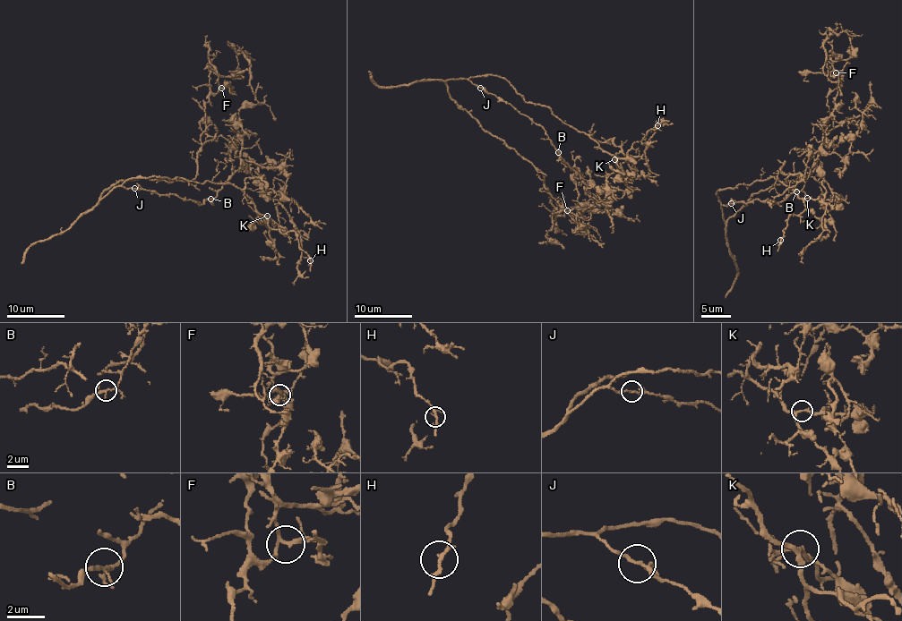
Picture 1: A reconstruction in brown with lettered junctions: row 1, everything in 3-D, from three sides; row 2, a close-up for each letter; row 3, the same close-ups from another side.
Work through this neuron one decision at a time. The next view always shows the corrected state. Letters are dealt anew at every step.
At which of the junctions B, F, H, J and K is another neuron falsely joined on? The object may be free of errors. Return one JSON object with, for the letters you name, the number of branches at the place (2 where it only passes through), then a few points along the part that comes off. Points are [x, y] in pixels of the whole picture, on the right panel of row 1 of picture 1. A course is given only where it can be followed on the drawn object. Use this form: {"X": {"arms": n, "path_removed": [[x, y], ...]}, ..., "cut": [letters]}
{"cut": []}

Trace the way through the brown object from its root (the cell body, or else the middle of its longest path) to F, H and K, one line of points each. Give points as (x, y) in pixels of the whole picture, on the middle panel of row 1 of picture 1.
F: (457, 79), (447, 82), (447, 91), (485, 131), (537, 168), (557, 213), (562, 215), (567, 210)
H: (457, 79), (503, 77), (527, 102), (546, 106), (564, 123), (618, 158), (625, 158), (632, 144), (657, 125)
K: (457, 79), (480, 75), (503, 77), (527, 102), (546, 106), (564, 123), (583, 131), (614, 160)

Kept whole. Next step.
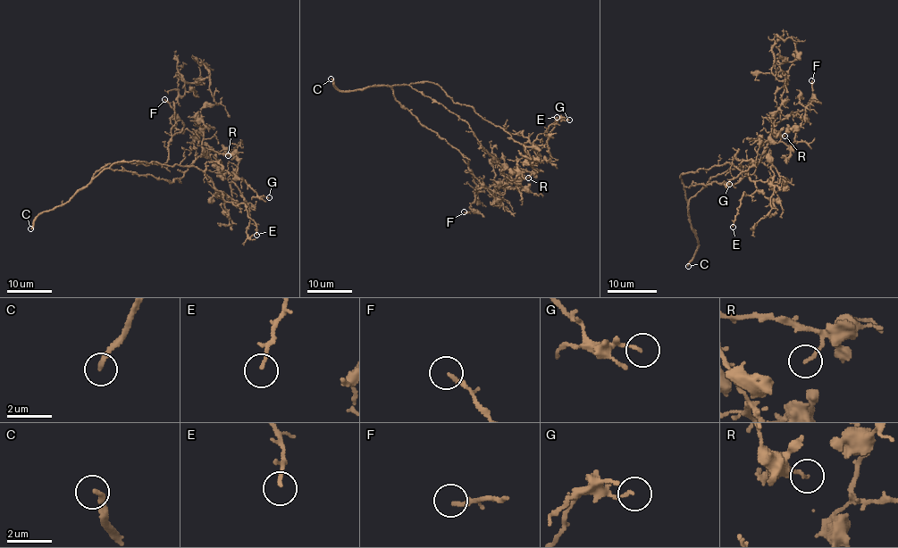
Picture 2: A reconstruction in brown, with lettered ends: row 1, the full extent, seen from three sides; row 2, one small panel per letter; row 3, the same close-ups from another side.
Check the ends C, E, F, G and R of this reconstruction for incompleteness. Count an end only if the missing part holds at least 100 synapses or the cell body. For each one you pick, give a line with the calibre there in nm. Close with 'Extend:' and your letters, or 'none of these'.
C: calibre 200 nm
Extend: C

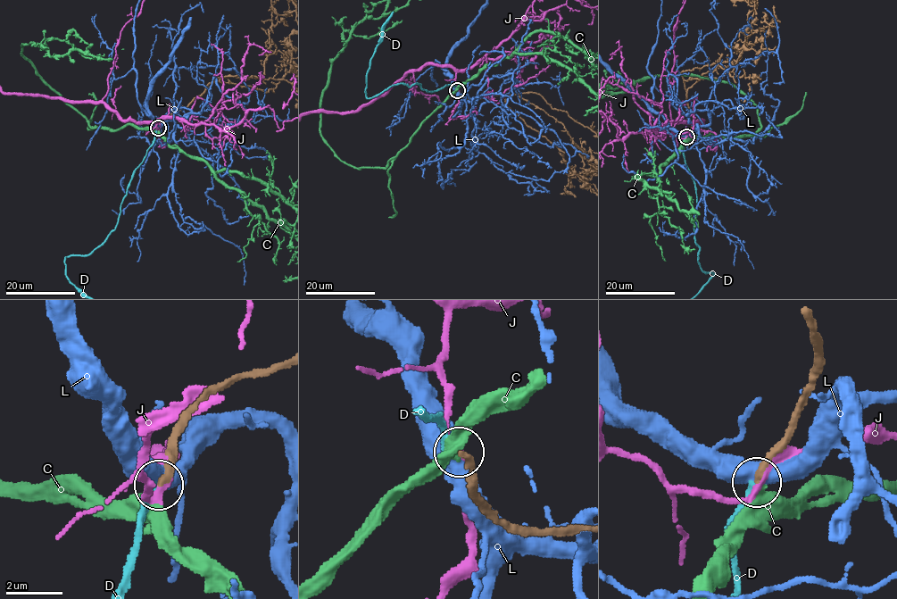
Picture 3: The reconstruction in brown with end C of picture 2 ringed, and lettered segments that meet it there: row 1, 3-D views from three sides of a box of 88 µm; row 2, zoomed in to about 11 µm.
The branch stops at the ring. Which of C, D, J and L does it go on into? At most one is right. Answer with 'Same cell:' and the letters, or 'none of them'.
Same cell: D

